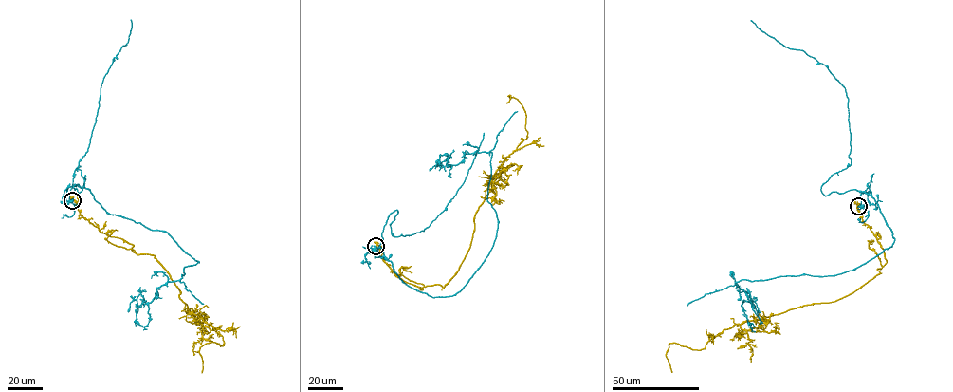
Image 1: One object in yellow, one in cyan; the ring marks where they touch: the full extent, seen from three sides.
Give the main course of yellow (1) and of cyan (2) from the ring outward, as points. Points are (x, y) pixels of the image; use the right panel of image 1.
1: (858, 206), (884, 250), (879, 273), (834, 301), (735, 324), (698, 350), (670, 343), (671, 372)
2: (858, 206), (861, 192), (870, 195), (891, 246), (840, 273), (735, 282), (753, 306), (741, 306), (750, 324)

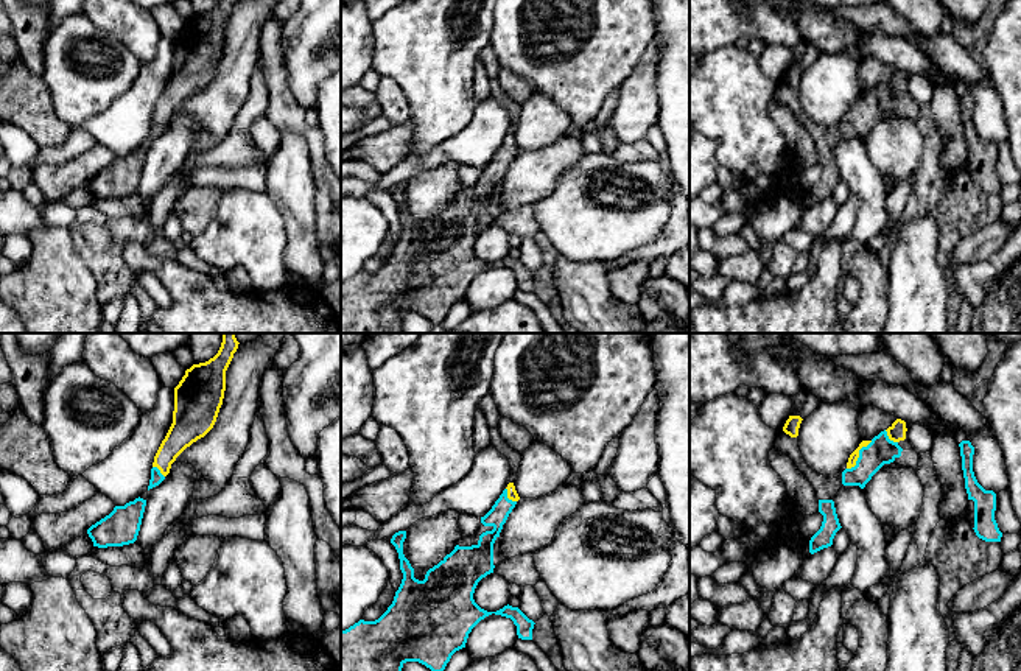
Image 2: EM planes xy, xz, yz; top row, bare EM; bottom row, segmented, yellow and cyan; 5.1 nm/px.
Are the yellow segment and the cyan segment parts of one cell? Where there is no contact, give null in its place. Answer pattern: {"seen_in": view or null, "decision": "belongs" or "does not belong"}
{"seen_in": "yz", "decision": "does not belong"}

